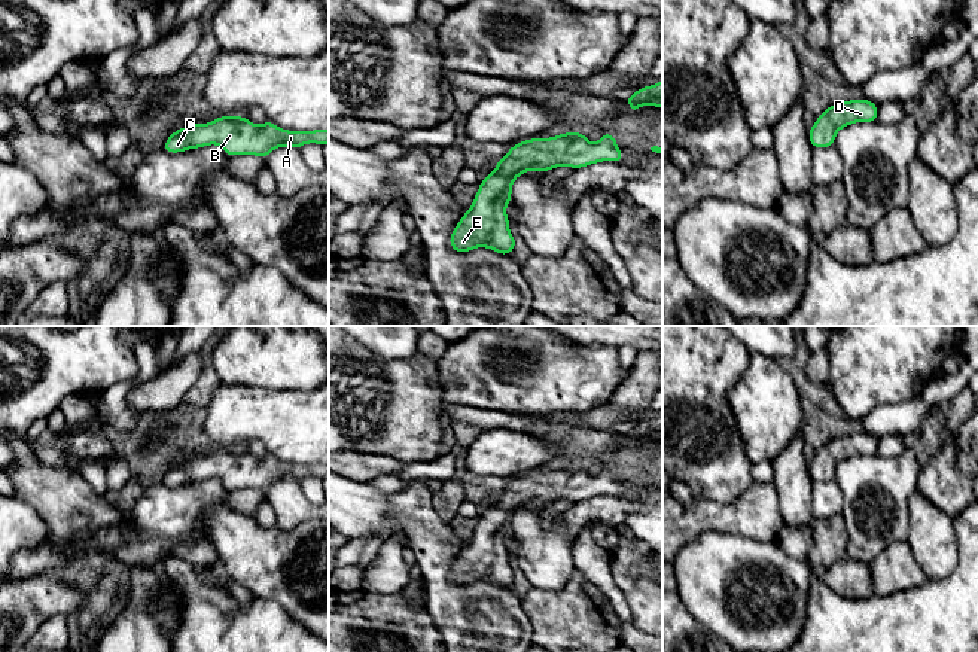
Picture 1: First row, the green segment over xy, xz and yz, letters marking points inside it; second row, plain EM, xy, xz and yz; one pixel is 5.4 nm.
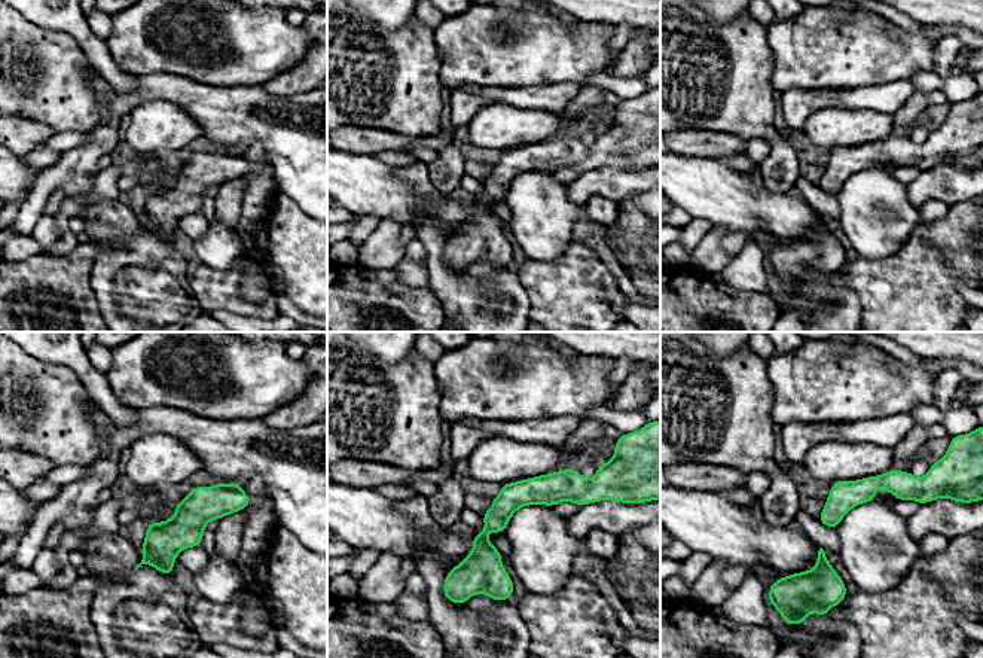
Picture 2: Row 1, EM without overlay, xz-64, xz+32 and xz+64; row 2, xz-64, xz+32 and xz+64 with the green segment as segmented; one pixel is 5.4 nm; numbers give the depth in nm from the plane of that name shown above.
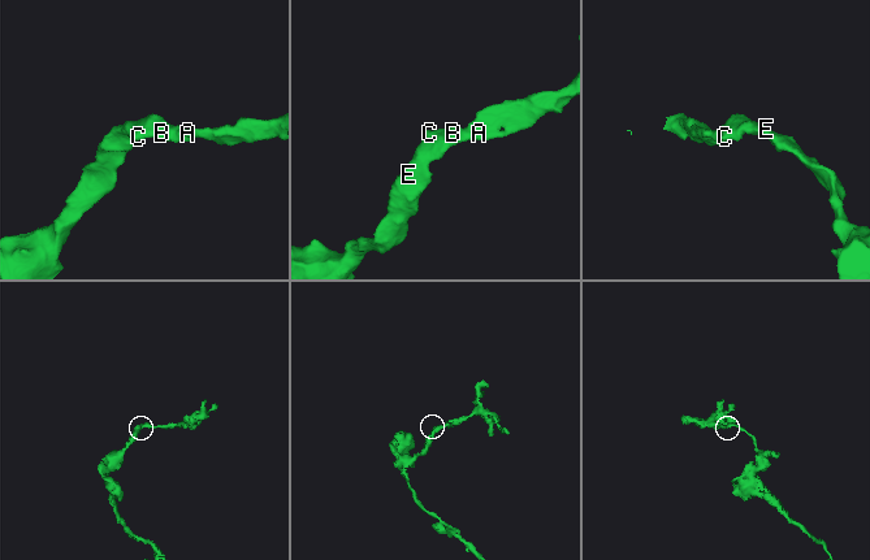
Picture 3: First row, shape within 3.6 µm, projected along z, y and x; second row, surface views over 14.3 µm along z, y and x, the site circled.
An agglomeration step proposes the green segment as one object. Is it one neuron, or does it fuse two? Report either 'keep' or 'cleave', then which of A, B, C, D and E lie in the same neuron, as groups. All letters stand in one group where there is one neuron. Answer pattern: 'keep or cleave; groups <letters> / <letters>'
keep; groups A B C D E

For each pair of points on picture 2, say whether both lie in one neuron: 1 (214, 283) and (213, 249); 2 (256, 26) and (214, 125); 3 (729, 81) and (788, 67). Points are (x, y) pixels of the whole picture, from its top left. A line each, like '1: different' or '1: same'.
1: different
2: different
3: different

